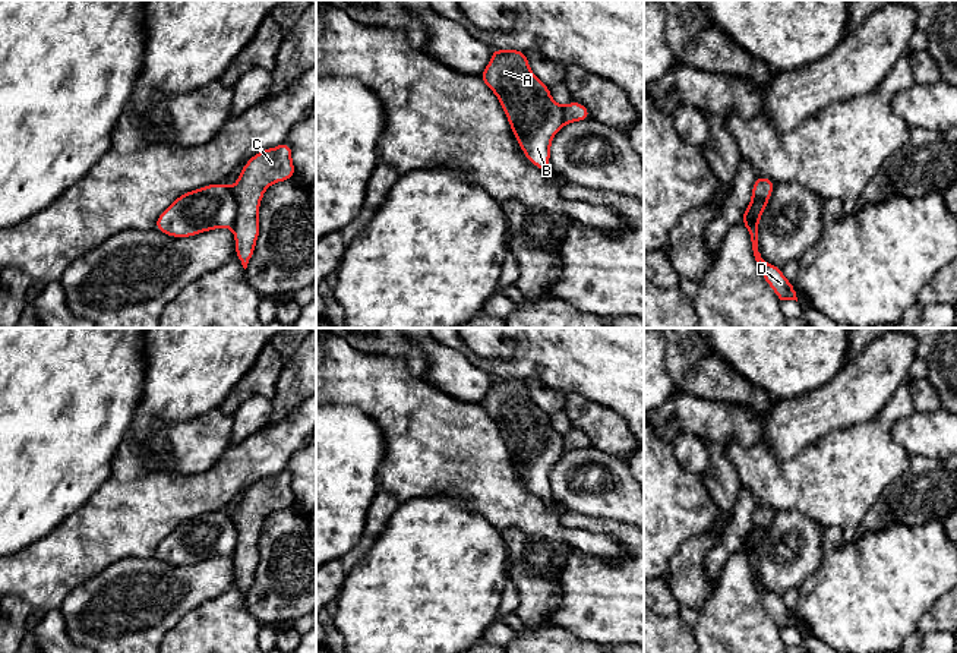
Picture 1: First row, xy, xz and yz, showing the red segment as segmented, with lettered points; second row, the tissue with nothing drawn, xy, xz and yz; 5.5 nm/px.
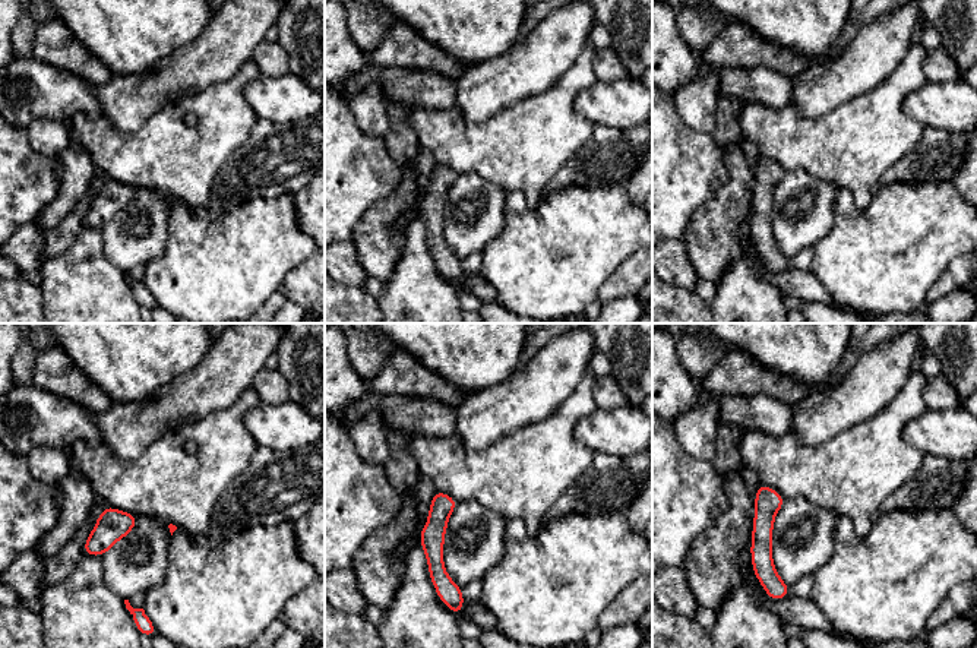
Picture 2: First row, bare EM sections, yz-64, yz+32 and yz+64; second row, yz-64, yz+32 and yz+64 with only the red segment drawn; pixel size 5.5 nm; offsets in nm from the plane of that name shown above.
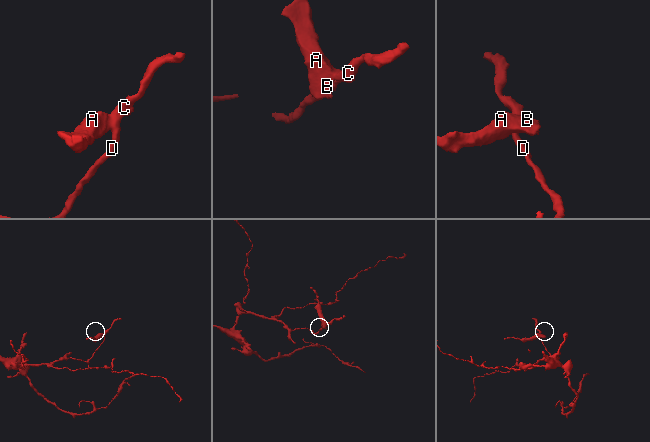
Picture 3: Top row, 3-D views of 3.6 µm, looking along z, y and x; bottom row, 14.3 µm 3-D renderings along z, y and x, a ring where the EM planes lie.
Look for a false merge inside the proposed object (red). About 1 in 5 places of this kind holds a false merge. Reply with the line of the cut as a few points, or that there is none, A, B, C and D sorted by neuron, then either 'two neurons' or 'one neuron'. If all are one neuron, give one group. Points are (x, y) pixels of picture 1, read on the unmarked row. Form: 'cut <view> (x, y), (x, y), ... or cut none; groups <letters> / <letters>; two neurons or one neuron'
cut xy (231, 519), (236, 527), (236, 548), (233, 554); groups A B / C D; two neurons

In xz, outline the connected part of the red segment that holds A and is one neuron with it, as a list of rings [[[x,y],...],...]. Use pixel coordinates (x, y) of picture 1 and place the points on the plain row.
[[[492,376],[492,388],[478,404],[496,422],[528,489],[550,504],[550,471],[565,452],[563,435],[552,428],[549,414],[531,400],[527,381]]]

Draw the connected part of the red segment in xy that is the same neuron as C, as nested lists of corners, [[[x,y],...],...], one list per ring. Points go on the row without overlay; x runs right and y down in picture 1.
[[[285,469],[253,483],[243,495],[233,515],[237,529],[237,546],[233,553],[236,584],[247,596],[260,561],[258,539],[265,518],[277,510],[294,507],[291,473]]]

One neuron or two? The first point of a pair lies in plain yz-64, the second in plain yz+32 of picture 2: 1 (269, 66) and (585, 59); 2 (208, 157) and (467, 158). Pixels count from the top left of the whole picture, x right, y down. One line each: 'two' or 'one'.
1: two
2: one

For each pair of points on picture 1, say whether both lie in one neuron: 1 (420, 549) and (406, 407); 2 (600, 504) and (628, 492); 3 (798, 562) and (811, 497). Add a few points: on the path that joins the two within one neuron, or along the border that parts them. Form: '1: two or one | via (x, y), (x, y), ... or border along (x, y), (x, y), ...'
1: two | border along (448, 492), (430, 492), (401, 504)
2: one | via (608, 497), (621, 495)
3: two | border along (776, 511), (801, 511), (823, 529)

